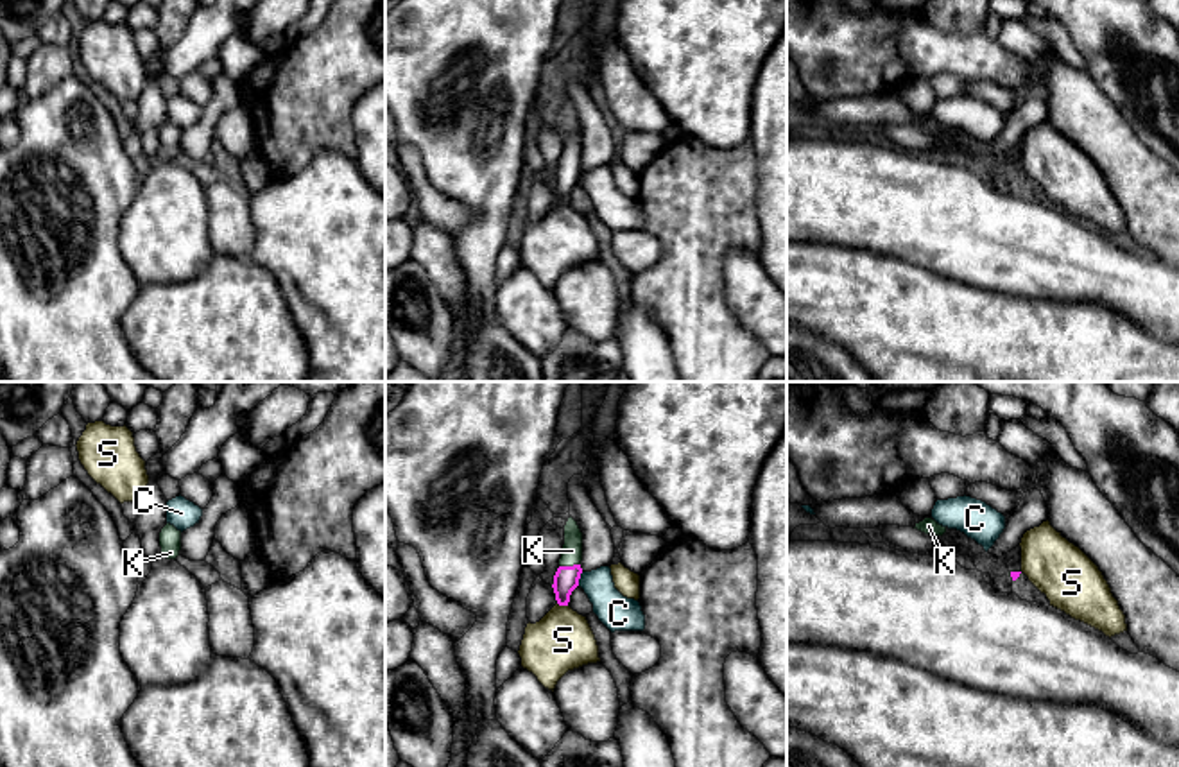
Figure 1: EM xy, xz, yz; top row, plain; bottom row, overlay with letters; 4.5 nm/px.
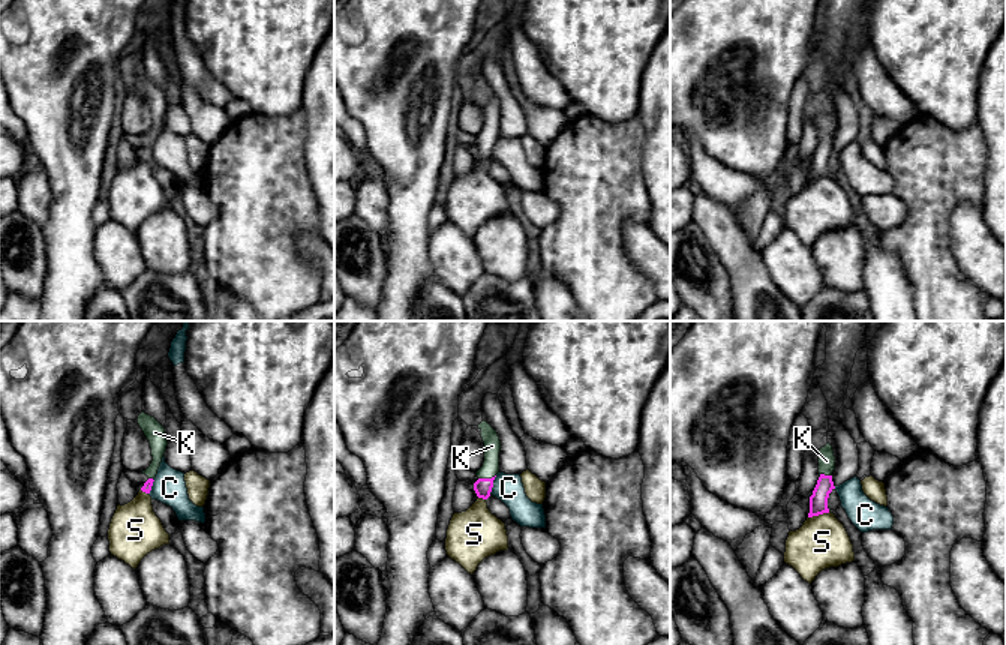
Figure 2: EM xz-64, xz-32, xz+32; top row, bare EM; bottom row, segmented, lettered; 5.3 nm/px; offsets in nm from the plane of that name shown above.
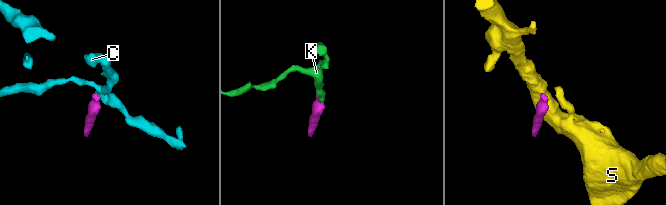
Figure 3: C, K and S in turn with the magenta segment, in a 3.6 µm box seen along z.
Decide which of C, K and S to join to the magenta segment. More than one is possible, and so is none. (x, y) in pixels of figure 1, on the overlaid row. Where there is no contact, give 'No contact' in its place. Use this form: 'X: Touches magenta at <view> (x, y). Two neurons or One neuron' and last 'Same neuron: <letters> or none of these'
C: Touches magenta at xz (579, 577). Two neurons
K: Touches magenta at xz (568, 567). One neuron
S: Touches magenta at xz (563, 604). Two neurons
Same neuron: K

